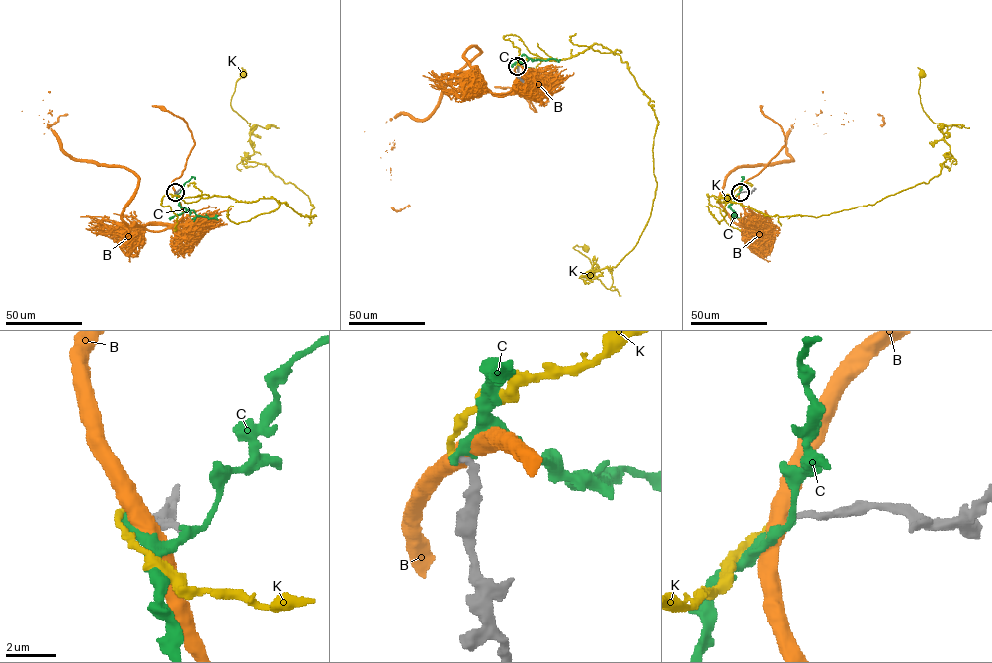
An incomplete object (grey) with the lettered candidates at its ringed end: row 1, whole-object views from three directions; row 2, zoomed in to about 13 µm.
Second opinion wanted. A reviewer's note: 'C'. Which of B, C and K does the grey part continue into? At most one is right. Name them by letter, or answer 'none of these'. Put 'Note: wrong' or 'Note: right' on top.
Note: right
C

